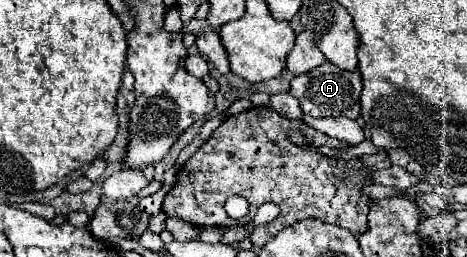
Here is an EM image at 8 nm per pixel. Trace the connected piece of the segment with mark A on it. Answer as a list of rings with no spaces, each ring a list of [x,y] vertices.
[[[325,62],[319,68],[299,74],[291,80],[291,94],[301,102],[301,110],[313,118],[327,118],[327,116],[347,116],[347,118],[359,118],[359,96],[361,96],[361,74],[359,72],[347,72],[339,66]]]

